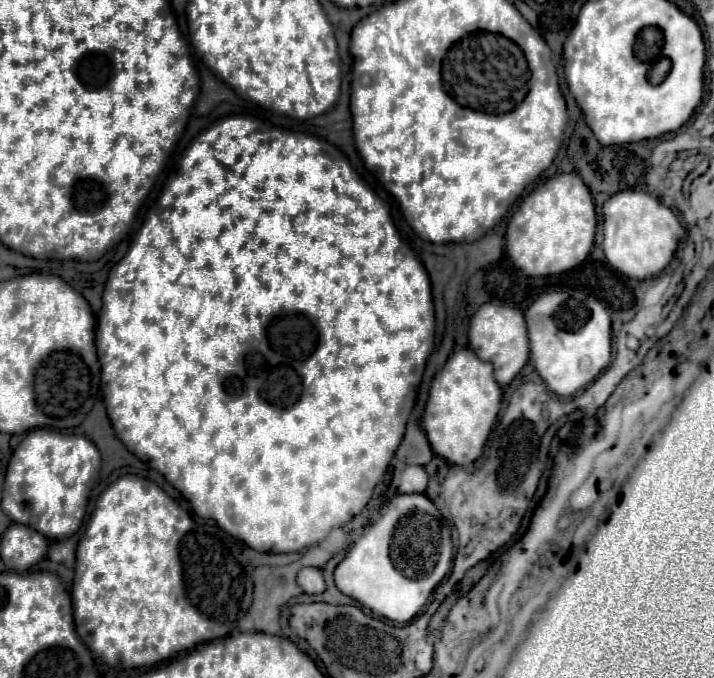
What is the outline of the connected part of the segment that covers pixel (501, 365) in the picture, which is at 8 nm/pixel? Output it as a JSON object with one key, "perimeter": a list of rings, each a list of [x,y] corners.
{"perimeter":[[[483,303],[471,319],[469,325],[469,347],[477,353],[479,359],[487,361],[495,369],[495,381],[499,385],[507,385],[513,377],[525,367],[529,359],[529,341],[523,313],[509,305]]]}

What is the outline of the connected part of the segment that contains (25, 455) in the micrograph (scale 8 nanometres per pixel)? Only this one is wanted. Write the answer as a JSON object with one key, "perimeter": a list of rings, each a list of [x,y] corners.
{"perimeter":[[[33,429],[13,451],[3,485],[3,511],[49,539],[73,535],[85,517],[89,481],[99,471],[101,457],[95,443],[83,435],[55,429]]]}

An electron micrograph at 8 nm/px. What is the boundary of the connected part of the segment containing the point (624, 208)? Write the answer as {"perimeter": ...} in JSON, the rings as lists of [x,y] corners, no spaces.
{"perimeter":[[[619,191],[603,205],[603,235],[607,263],[619,273],[643,281],[659,275],[669,265],[685,229],[675,213],[657,197],[645,191]]]}

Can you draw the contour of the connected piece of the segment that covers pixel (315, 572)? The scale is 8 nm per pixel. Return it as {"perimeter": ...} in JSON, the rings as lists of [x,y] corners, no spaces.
{"perimeter":[[[303,567],[297,575],[297,583],[305,593],[323,593],[325,591],[323,573],[317,567]]]}

